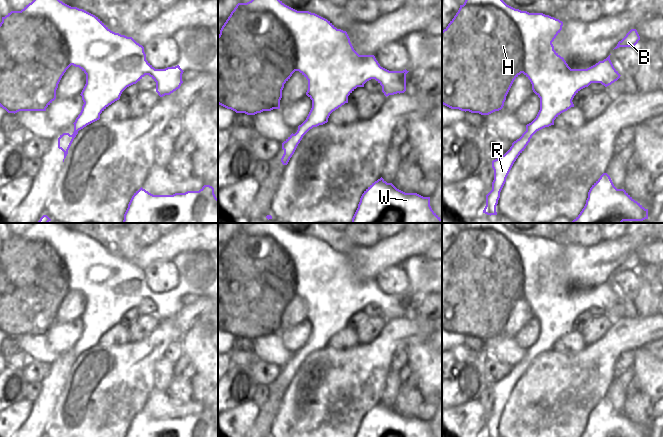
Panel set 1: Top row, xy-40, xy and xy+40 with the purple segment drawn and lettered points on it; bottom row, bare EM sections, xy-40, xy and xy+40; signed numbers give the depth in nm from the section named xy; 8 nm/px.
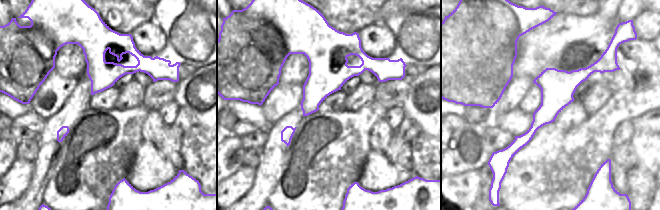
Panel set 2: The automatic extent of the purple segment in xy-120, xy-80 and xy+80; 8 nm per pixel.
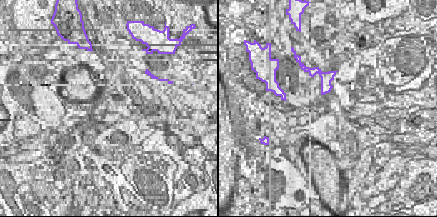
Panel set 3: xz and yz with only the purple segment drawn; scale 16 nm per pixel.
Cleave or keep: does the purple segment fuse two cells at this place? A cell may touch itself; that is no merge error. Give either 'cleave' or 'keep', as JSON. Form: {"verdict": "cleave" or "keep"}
{"verdict": "cleave"}

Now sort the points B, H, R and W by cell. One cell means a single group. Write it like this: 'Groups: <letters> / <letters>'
Groups: B H / R W.

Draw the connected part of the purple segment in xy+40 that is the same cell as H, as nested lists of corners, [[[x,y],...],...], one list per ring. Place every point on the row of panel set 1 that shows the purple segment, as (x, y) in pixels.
[[[465,0],[454,18],[450,21],[448,26],[442,31],[442,104],[451,108],[459,109],[461,111],[469,111],[471,113],[479,113],[481,115],[489,115],[495,111],[499,111],[503,108],[506,96],[514,82],[514,80],[523,73],[531,82],[533,92],[540,98],[540,110],[536,118],[526,125],[526,131],[528,132],[528,138],[539,130],[554,125],[554,120],[563,112],[567,111],[571,107],[574,107],[572,102],[574,96],[583,88],[588,87],[591,83],[601,83],[605,87],[611,85],[620,78],[620,74],[614,68],[610,55],[603,61],[599,61],[595,65],[587,69],[571,69],[563,57],[561,57],[555,50],[552,42],[556,36],[562,30],[563,22],[559,19],[545,15],[543,13],[529,13],[527,11],[521,11],[507,5],[503,0]]]

